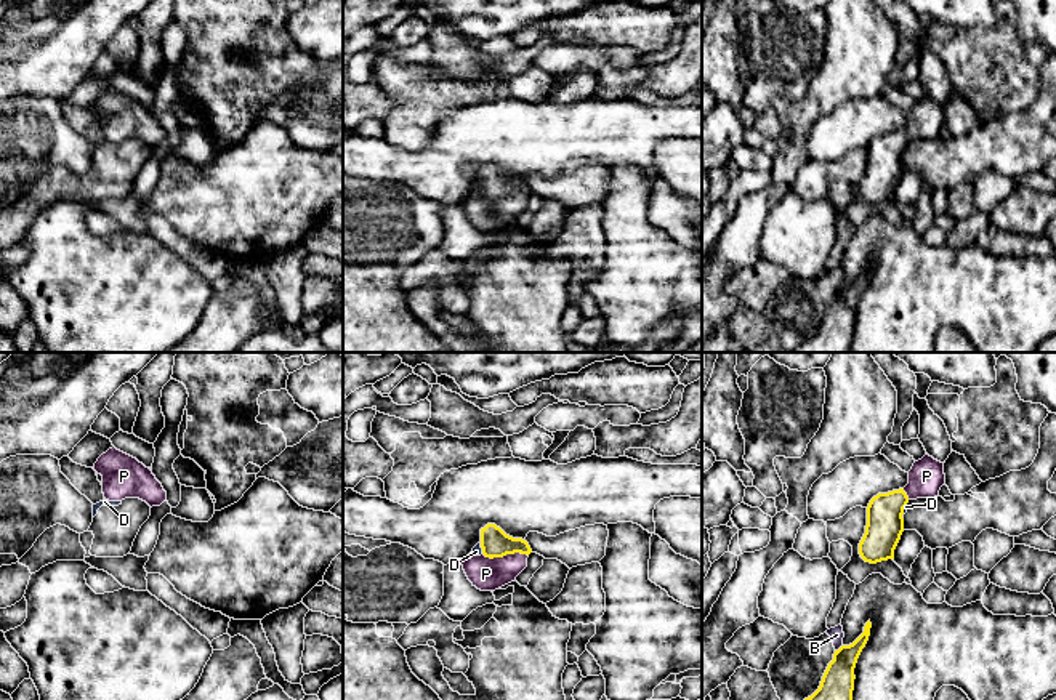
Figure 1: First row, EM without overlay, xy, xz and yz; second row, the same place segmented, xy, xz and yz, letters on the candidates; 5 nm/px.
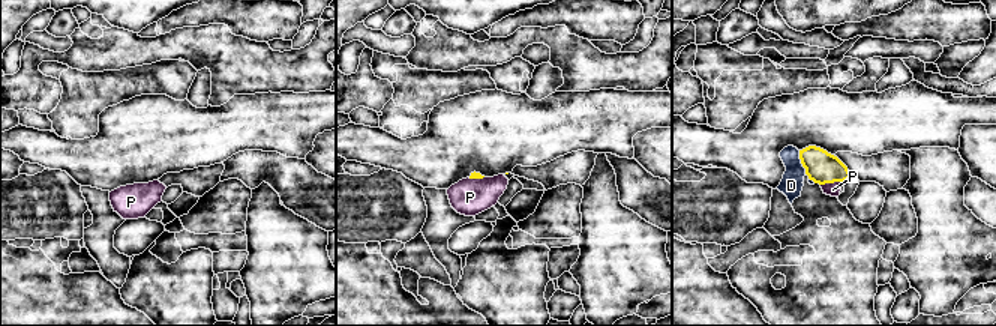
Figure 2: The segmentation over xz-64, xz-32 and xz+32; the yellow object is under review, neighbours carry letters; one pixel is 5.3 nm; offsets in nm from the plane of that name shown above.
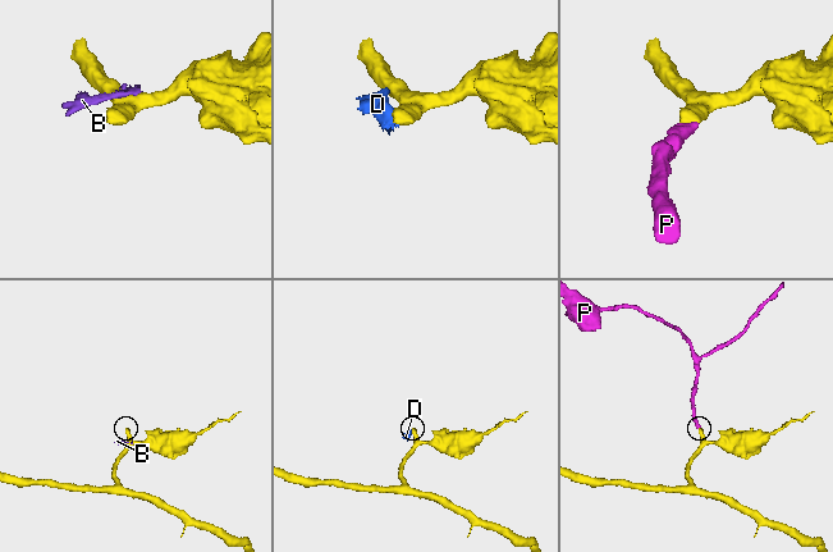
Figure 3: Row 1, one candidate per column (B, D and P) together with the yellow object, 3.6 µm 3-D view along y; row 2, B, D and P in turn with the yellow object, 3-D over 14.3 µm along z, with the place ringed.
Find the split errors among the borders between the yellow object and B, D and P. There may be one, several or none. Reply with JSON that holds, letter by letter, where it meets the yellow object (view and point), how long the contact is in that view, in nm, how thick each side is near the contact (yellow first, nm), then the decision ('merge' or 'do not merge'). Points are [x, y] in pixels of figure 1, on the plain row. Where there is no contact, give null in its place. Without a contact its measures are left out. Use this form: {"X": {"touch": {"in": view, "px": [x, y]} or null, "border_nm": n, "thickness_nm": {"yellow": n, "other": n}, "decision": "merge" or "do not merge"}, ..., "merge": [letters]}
{"B": {"touch": {"in": "yz", "px": [840, 289]}, "border_nm": 50, "thickness_nm": {"yellow": 180, "other": 70}, "decision": "do not merge"}, "D": {"touch": {"in": "yz", "px": [902, 152]}, "border_nm": 70, "thickness_nm": {"yellow": 190, "other": 20}, "decision": "do not merge"}, "P": {"touch": {"in": "xz", "px": [505, 196]}, "border_nm": 240, "thickness_nm": {"yellow": 140, "other": 170}, "decision": "merge"}, "merge": ["P"]}

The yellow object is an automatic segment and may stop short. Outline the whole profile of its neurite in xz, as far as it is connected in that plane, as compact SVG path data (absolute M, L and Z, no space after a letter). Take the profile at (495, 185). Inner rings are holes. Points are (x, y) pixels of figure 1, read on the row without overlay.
M495 165L481 170L481 189L481 197L461 203L468 221L481 232L495 232L514 223L532 194L526 181L506 176Z

